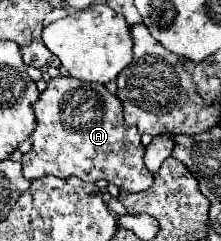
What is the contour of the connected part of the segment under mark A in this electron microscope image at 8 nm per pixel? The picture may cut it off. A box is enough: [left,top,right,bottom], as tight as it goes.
[22,75,154,193]

